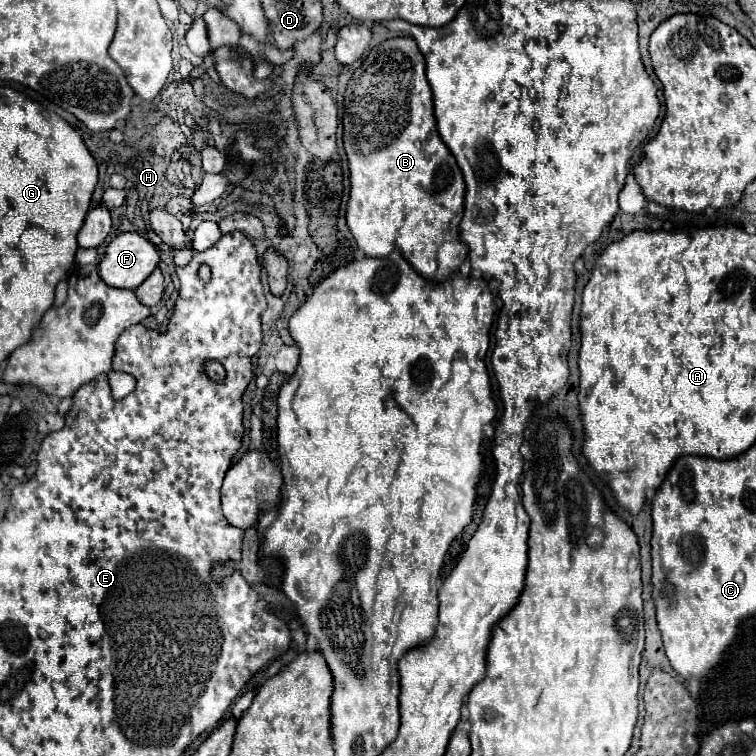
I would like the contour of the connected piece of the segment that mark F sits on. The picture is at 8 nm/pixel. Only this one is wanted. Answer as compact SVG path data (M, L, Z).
M121 233L105 249L99 263L101 279L119 289L137 289L159 265L155 245L139 233Z

